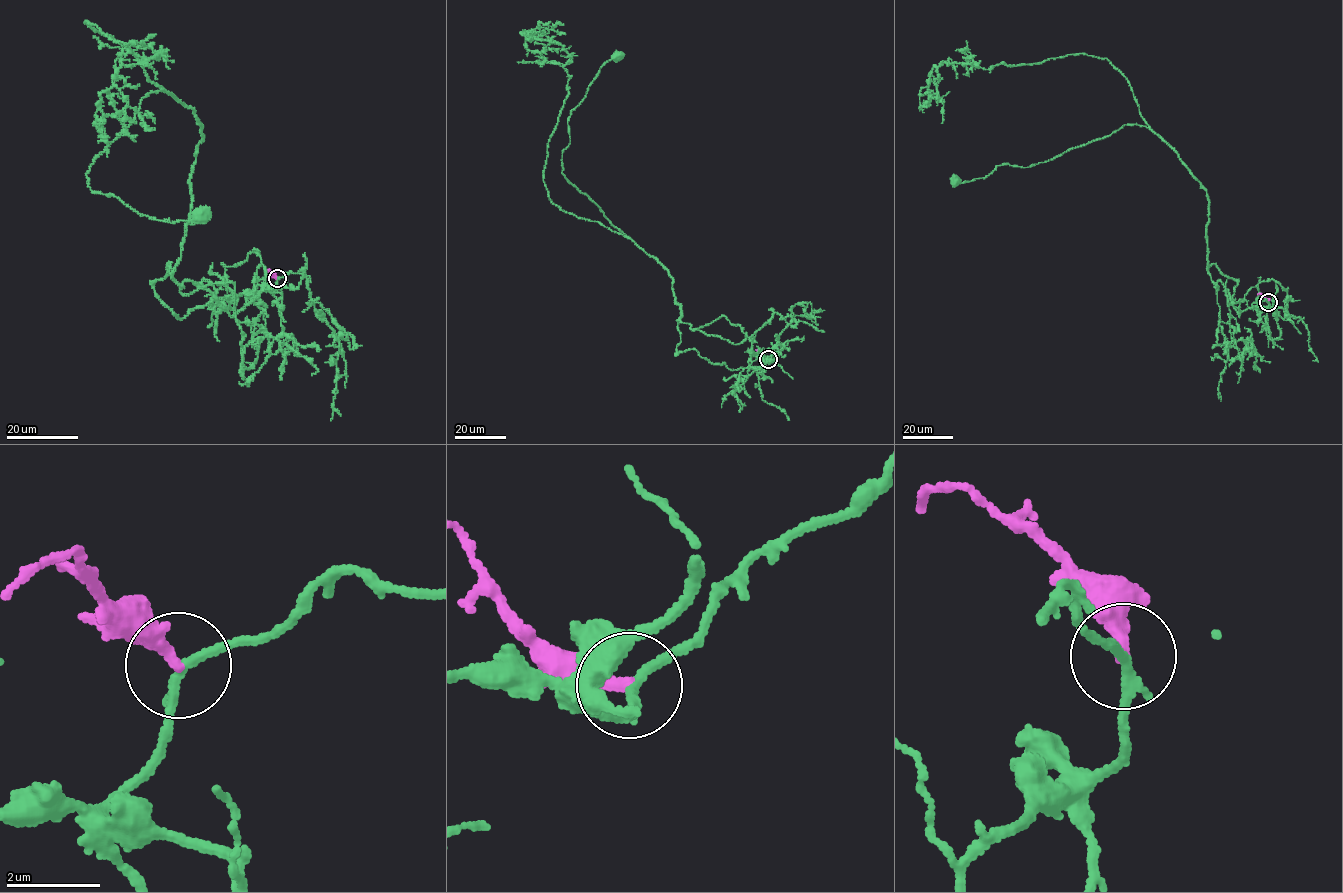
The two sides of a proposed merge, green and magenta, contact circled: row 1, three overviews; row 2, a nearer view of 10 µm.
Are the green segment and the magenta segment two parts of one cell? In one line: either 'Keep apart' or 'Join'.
Keep apart

